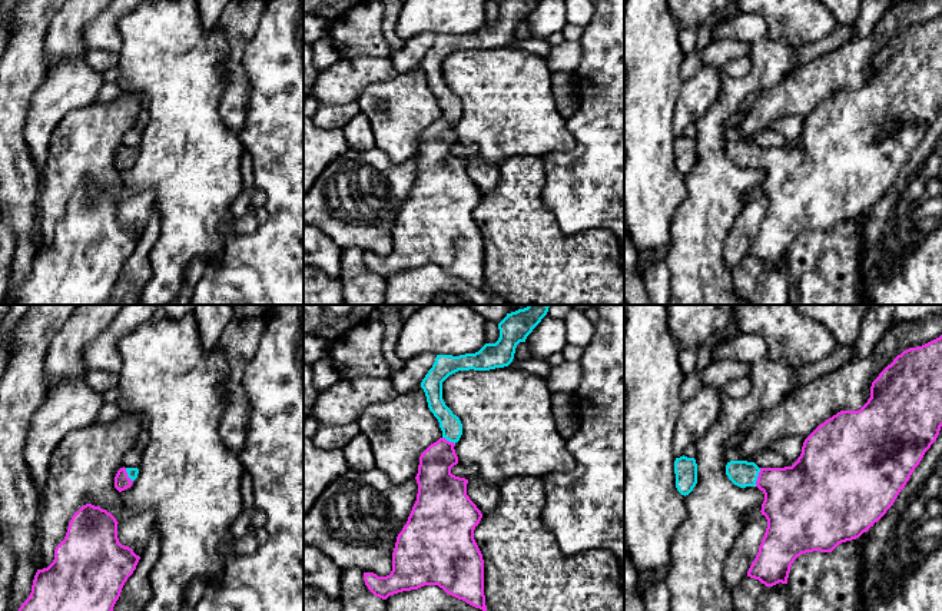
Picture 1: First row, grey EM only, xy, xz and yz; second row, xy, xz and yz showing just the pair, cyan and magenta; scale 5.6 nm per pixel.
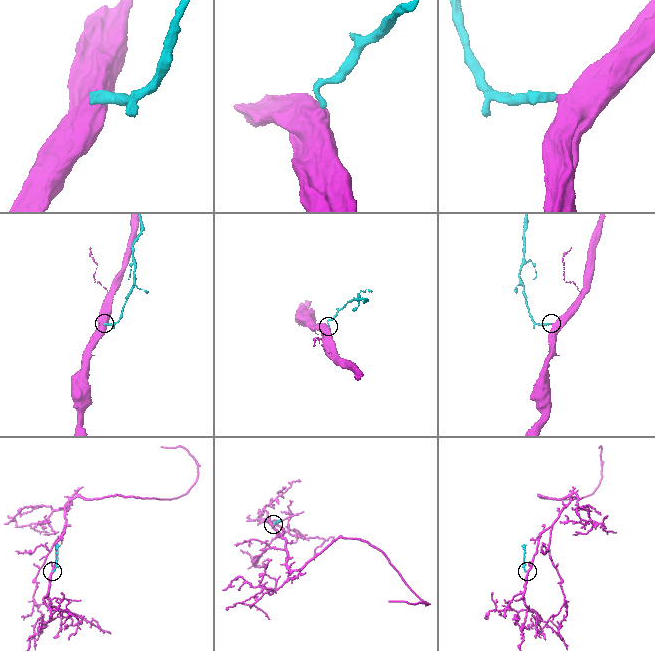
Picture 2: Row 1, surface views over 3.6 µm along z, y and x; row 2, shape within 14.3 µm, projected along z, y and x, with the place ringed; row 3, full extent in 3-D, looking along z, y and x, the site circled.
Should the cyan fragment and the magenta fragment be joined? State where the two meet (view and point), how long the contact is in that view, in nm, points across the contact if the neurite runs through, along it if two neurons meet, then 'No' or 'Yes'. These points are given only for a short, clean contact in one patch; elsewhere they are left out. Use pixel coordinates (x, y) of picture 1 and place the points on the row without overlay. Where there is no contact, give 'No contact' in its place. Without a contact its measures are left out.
Touches cyan at yz (756, 156). Shared border 100 nm. Path across: yz (743, 153), (756, 156), (776, 162), (795, 176). Yes

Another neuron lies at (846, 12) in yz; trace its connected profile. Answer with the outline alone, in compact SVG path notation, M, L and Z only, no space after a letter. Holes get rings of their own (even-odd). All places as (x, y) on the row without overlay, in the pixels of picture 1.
M813 0L823 4L839 24L855 24L863 0Z

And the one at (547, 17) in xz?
M541 0L525 19L531 37L547 40L567 24L565 0Z

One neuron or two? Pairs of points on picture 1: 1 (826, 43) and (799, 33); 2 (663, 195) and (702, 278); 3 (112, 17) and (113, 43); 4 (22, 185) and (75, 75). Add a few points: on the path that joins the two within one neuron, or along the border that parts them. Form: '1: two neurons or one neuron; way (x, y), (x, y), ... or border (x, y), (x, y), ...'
1: two neurons; border (838, 23), (823, 37), (800, 47)
2: two neurons; border (686, 186), (686, 195), (670, 222), (667, 251)
3: one neuron; way (112, 23), (112, 37)
4: two neurons; border (25, 128), (25, 142), (35, 165), (37, 192)

